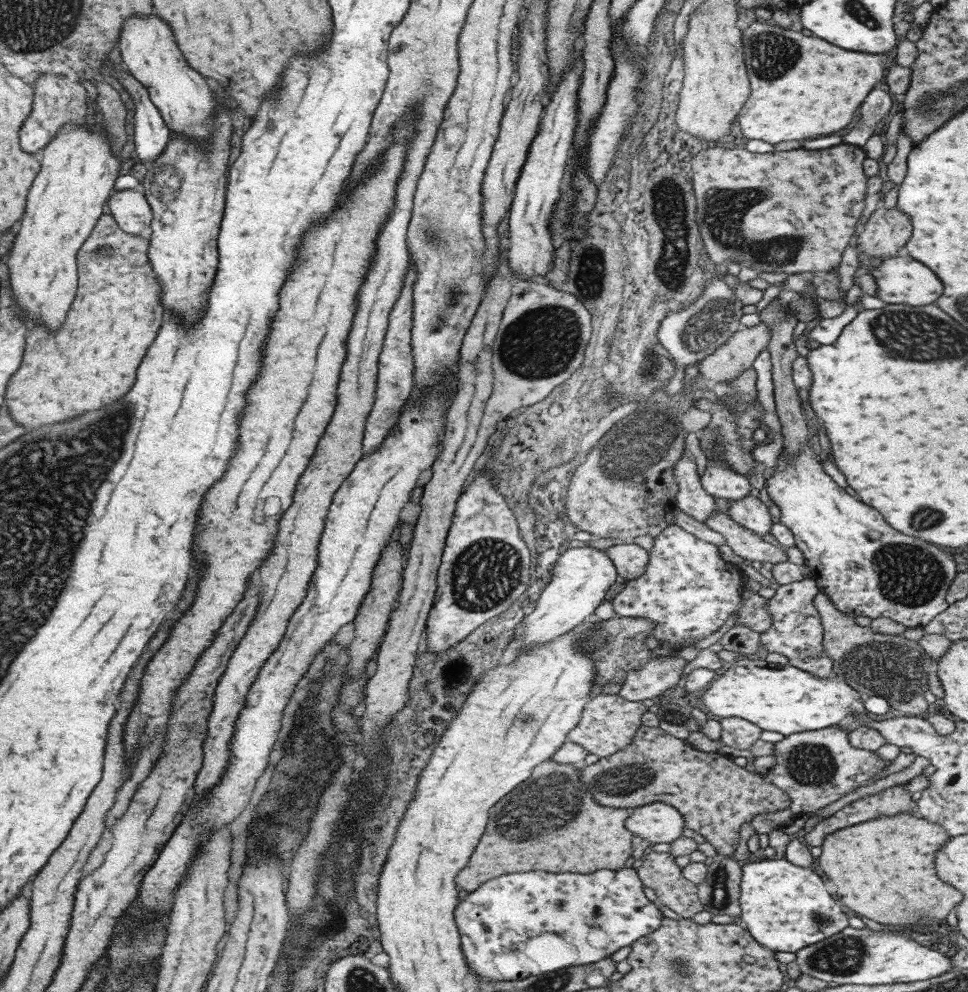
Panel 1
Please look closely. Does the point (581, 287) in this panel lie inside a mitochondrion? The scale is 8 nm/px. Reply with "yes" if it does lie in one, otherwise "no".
yes

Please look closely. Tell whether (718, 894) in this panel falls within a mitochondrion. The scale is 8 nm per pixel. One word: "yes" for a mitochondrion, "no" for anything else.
yes

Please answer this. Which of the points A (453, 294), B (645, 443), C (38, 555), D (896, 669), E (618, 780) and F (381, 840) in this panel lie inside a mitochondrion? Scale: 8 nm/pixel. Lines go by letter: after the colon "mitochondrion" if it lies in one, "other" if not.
A: mitochondrion
B: mitochondrion
C: mitochondrion
D: mitochondrion
E: mitochondrion
F: other

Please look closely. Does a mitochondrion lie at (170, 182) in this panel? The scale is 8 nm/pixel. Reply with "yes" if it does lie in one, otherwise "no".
yes

